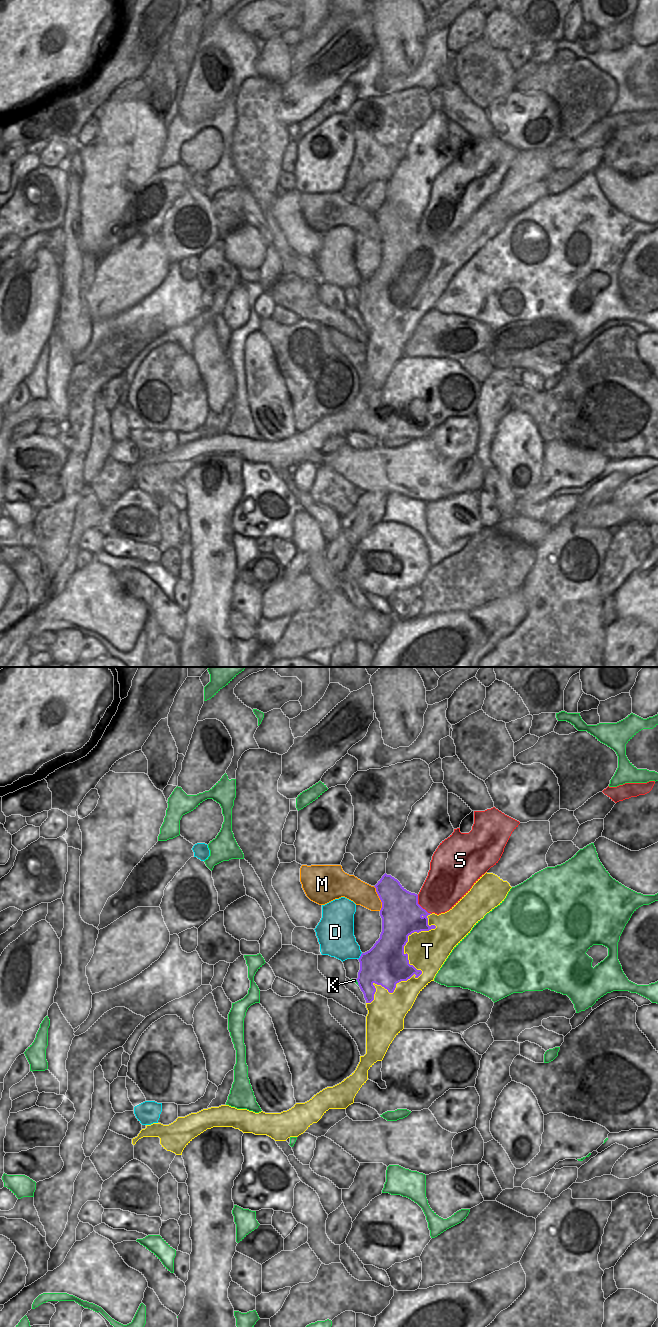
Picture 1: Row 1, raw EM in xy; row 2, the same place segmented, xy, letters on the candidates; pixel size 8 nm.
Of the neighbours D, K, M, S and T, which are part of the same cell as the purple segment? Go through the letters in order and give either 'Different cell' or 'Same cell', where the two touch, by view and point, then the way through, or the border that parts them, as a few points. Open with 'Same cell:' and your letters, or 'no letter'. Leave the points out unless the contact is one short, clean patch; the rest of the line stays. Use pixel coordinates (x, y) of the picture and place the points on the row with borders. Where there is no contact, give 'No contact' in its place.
Same cell: no letter
D: Different cell. Touches purple at xy (360, 956). Boundary: xy (362, 953), (358, 959)
K: Different cell. Touches purple at xy (357, 981)
M: Different cell. Touches purple at xy (379, 897). Boundary: xy (373, 886), (381, 902), (380, 910)
S: Different cell. Touches purple at xy (420, 906)
T: Different cell. Touches purple at xy (414, 967)

